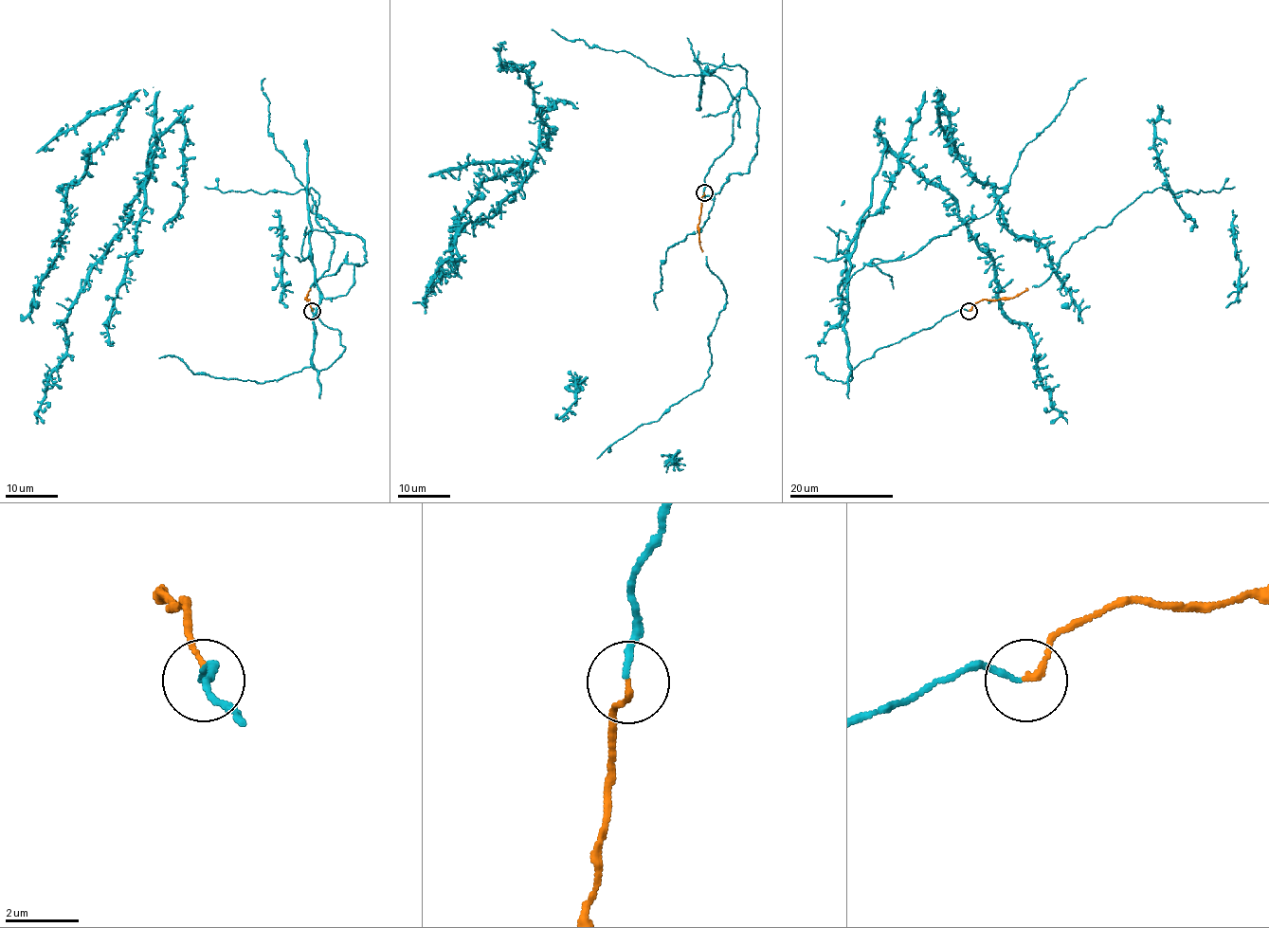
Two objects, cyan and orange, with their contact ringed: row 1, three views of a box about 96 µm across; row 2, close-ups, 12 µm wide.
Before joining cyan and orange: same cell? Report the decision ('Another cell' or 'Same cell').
Same cell

